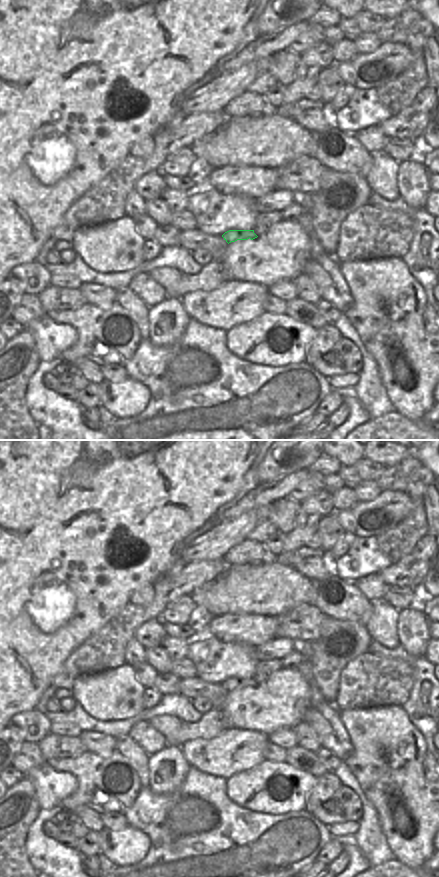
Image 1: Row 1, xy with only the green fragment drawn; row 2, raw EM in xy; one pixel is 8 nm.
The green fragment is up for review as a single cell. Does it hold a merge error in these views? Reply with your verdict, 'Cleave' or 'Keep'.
Cleave

